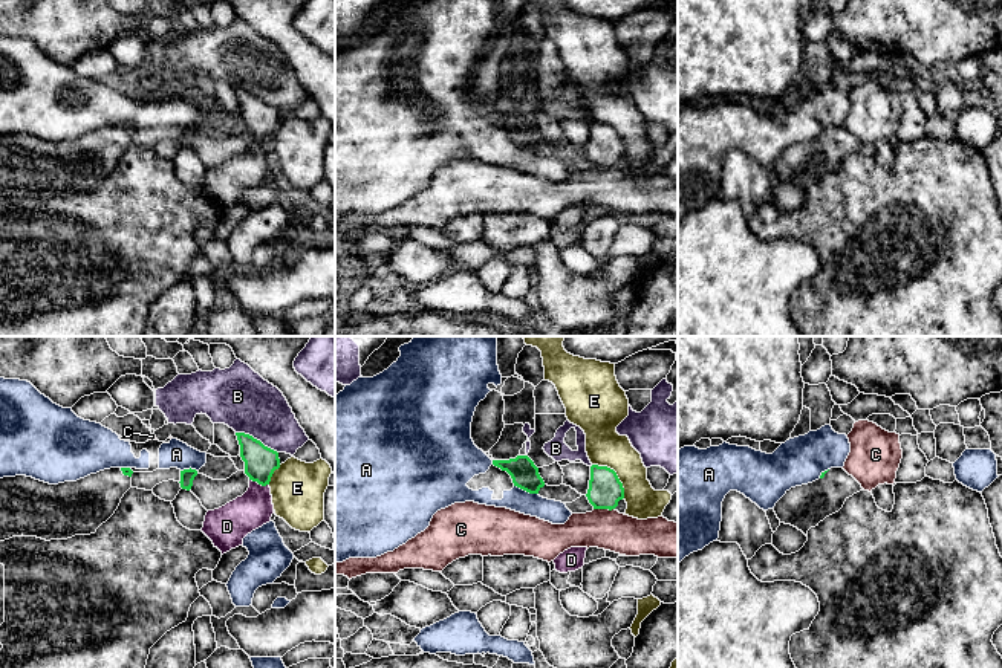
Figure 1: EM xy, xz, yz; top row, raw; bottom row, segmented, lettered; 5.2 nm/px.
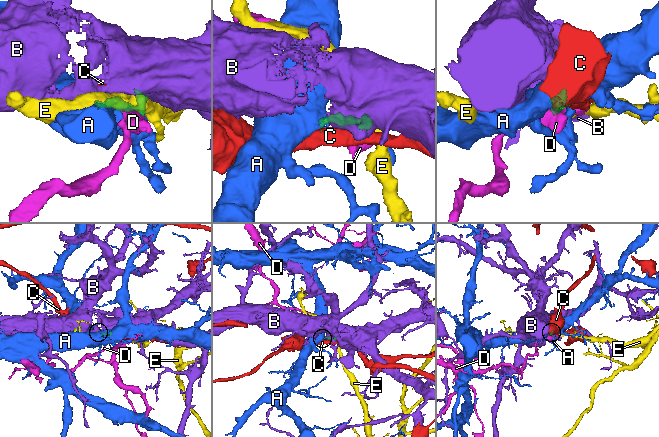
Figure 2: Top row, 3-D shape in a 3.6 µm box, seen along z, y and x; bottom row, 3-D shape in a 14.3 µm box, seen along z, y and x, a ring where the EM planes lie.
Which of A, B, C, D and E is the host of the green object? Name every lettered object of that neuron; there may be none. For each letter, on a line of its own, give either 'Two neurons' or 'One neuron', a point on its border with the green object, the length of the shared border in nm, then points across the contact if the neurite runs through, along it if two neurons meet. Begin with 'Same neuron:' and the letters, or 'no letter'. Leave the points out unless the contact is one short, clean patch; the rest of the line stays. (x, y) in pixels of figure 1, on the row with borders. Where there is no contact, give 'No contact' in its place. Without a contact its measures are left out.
Same neuron: no letter
A: Two neurons. Touches green at xz (527, 491). Shared border 140 nm
B: Two neurons. Touches green at xy (256, 439). Shared border 260 nm. Boundary: xy (236, 431), (251, 434), (277, 453)
C: Two neurons. Touches green at xz (605, 508). Shared border 110 nm
D: Two neurons. Touches green at xy (259, 483). Shared border 110 nm. Boundary: xy (250, 479), (268, 485)
E: Two neurons. Touches green at xz (615, 474). Shared border 260 nm. Boundary: xz (592, 463), (609, 466), (615, 473), (624, 497)

